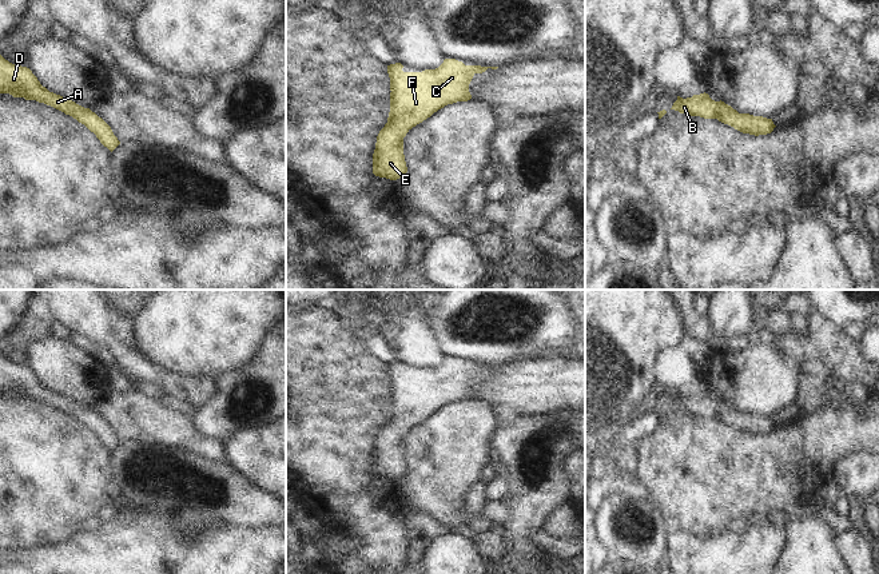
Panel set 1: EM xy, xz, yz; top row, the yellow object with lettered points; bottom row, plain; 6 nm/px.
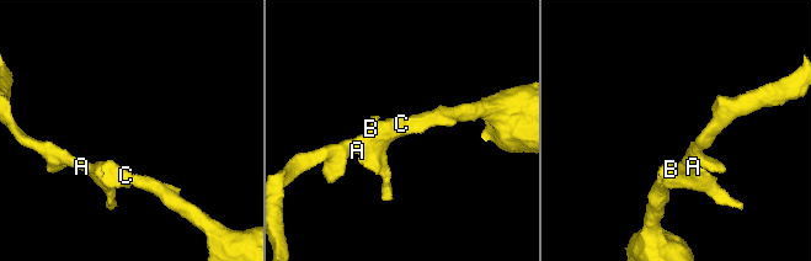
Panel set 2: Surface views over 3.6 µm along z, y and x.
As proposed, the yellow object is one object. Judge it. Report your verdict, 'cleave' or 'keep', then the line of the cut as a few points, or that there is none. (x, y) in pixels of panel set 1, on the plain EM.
keep; no cut

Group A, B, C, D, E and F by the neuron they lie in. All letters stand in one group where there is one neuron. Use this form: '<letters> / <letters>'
A B C D E F

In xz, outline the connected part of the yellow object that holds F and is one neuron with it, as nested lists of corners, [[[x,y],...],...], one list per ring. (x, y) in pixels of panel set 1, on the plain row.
[[[445,358],[435,368],[403,371],[402,367],[401,362],[387,364],[390,411],[373,453],[373,473],[390,479],[406,475],[406,433],[445,404],[470,399],[473,375],[498,366],[465,364],[456,358]]]

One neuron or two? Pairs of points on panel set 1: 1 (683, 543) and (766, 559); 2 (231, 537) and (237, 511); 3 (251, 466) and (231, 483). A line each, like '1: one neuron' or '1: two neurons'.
1: one neuron
2: two neurons
3: two neurons

